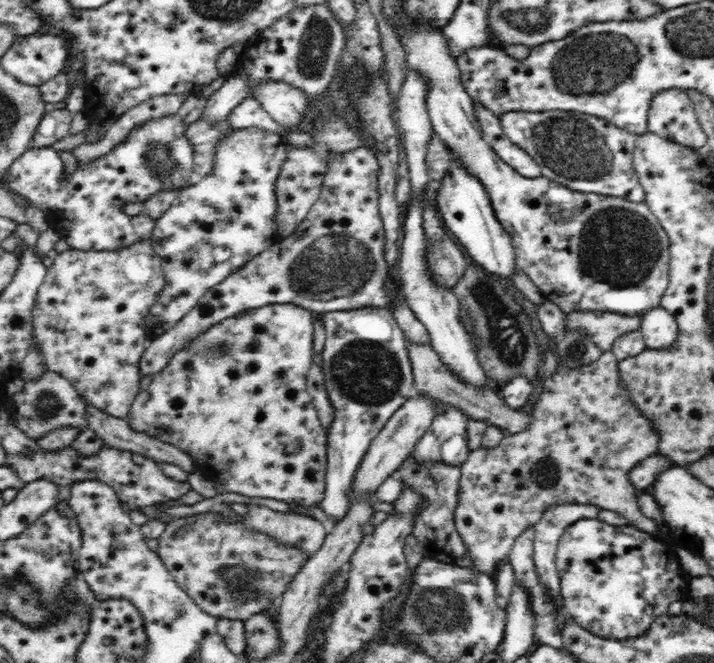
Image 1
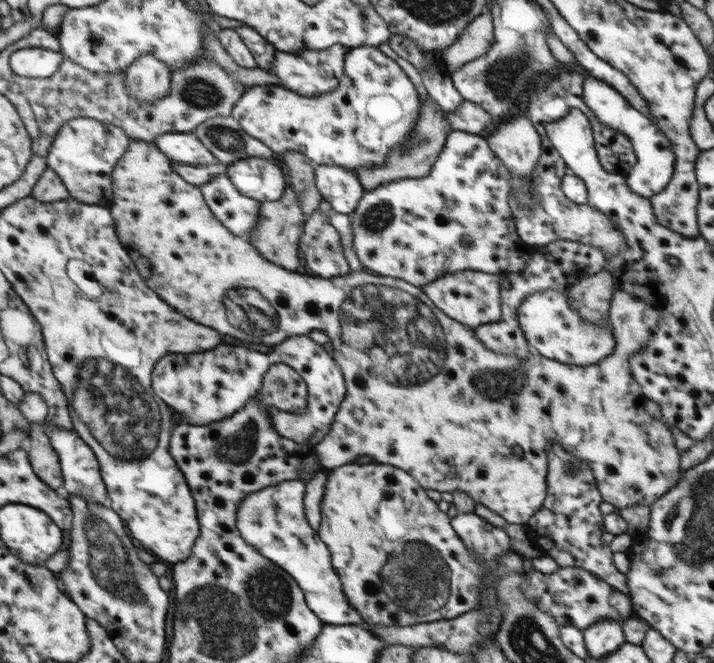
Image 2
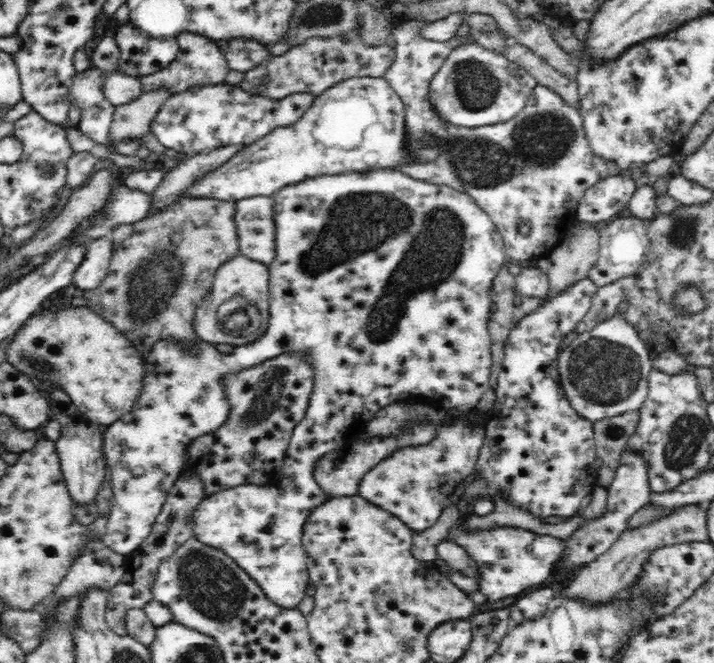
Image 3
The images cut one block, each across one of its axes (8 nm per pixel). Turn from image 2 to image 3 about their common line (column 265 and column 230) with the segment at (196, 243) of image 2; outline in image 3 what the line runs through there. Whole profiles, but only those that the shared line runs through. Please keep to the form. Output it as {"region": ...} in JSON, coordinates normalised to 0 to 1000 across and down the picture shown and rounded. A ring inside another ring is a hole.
{"region":[[[339,382],[311,397],[300,412],[294,440],[279,463],[277,483],[272,496],[283,514],[300,519],[342,522],[367,507],[378,483],[377,403],[373,397],[350,391]]]}

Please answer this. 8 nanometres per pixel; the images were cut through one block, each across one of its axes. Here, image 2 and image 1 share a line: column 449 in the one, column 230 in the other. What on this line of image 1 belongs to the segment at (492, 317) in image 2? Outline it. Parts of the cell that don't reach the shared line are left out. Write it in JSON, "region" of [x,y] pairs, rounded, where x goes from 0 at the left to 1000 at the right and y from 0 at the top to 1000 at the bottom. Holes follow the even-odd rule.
{"region":[[[496,222],[471,231],[459,244],[452,268],[451,287],[445,302],[436,311],[431,326],[415,347],[378,370],[353,392],[322,413],[303,433],[287,440],[276,460],[268,465],[246,489],[242,489],[227,507],[207,514],[196,540],[196,567],[224,563],[244,540],[246,531],[261,525],[263,513],[275,510],[275,502],[287,499],[297,487],[318,481],[342,471],[364,465],[374,459],[416,459],[429,468],[451,472],[451,456],[473,446],[504,443],[504,452],[515,456],[471,456],[473,466],[506,466],[522,462],[543,462],[549,452],[552,431],[541,416],[538,335],[531,320],[531,247],[527,234],[515,222]]]}

